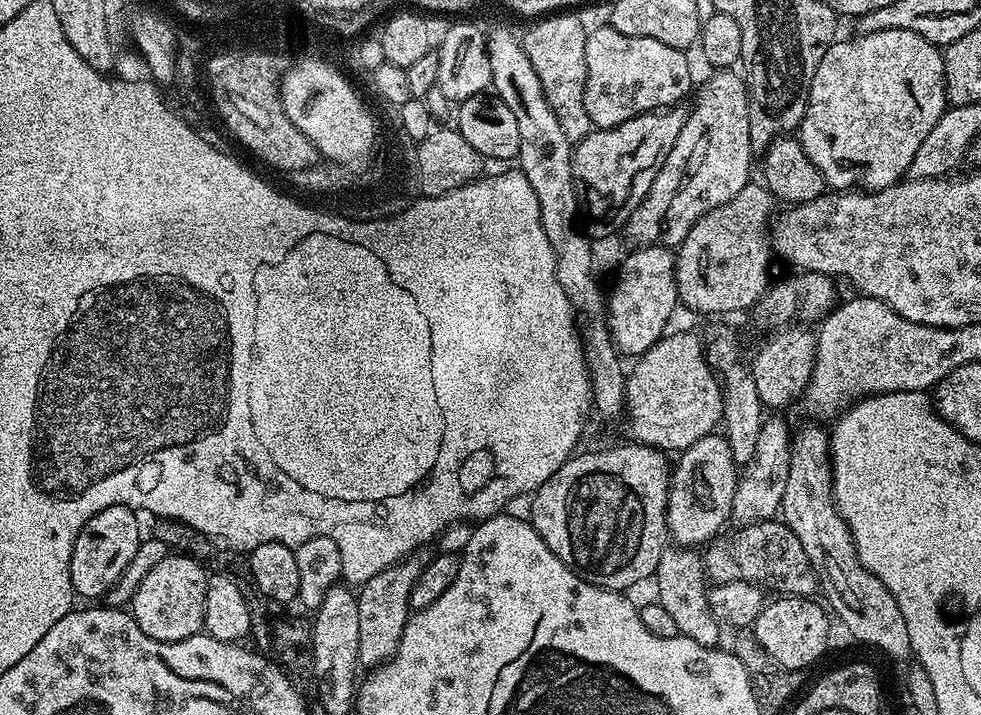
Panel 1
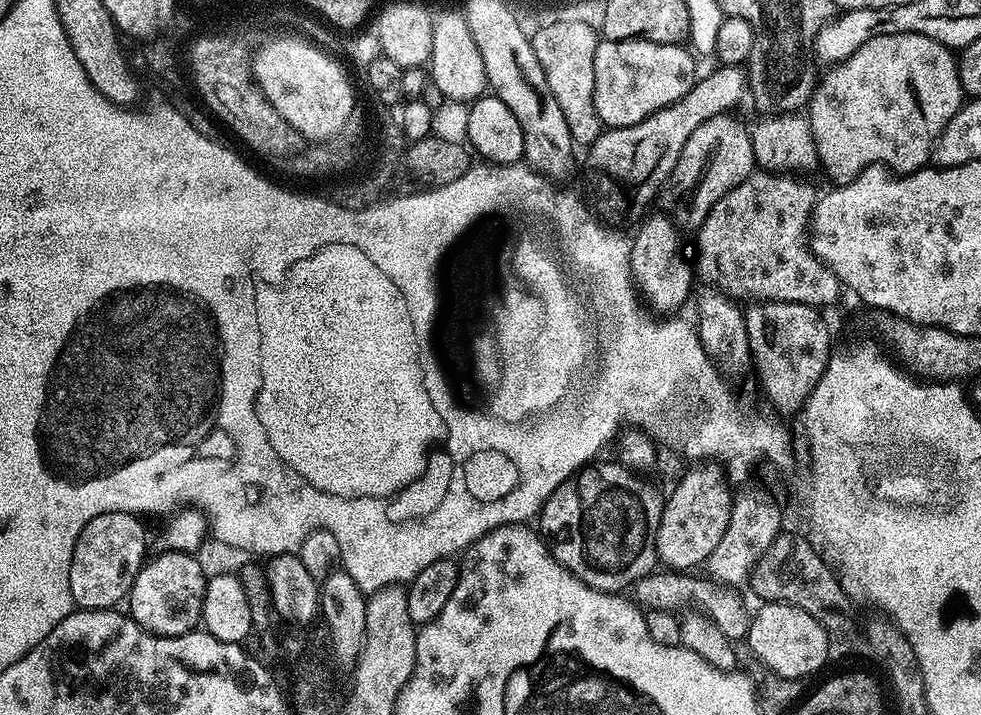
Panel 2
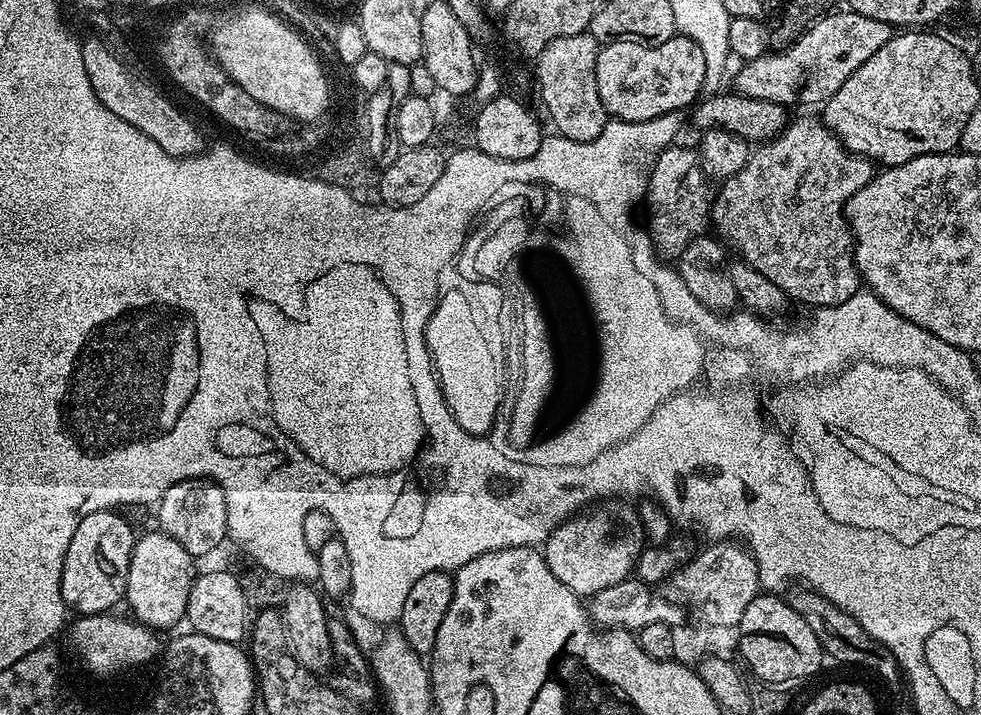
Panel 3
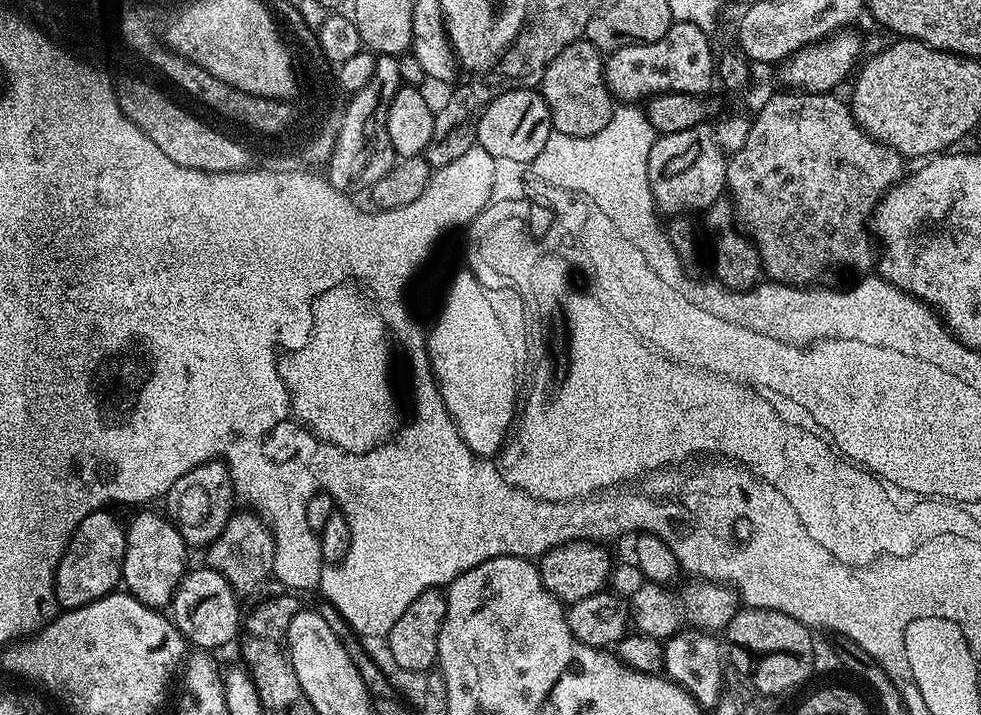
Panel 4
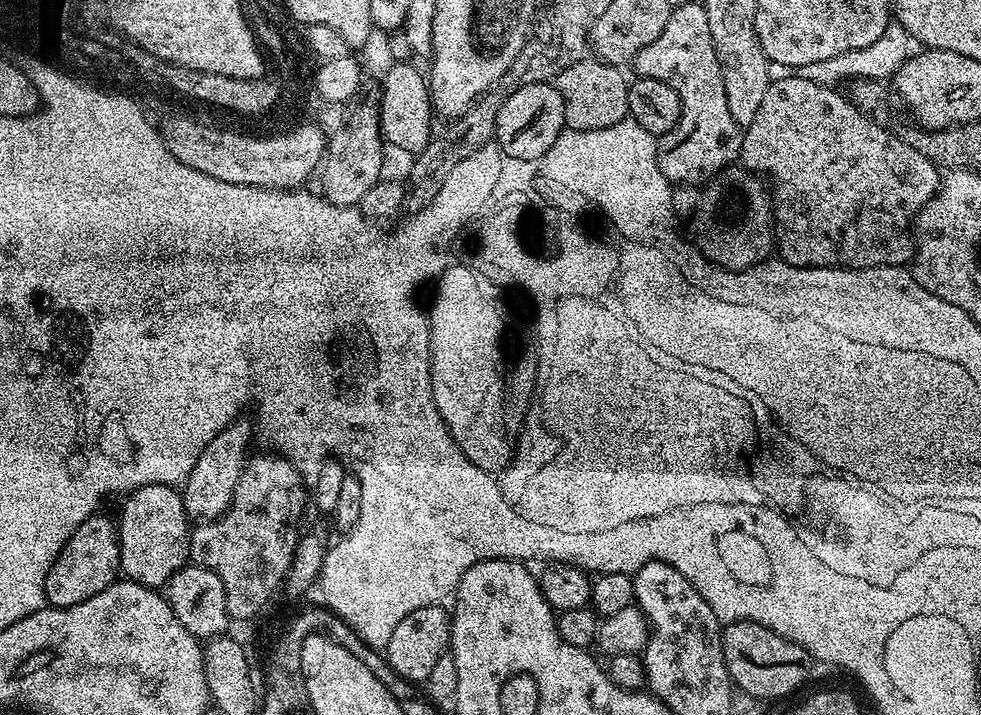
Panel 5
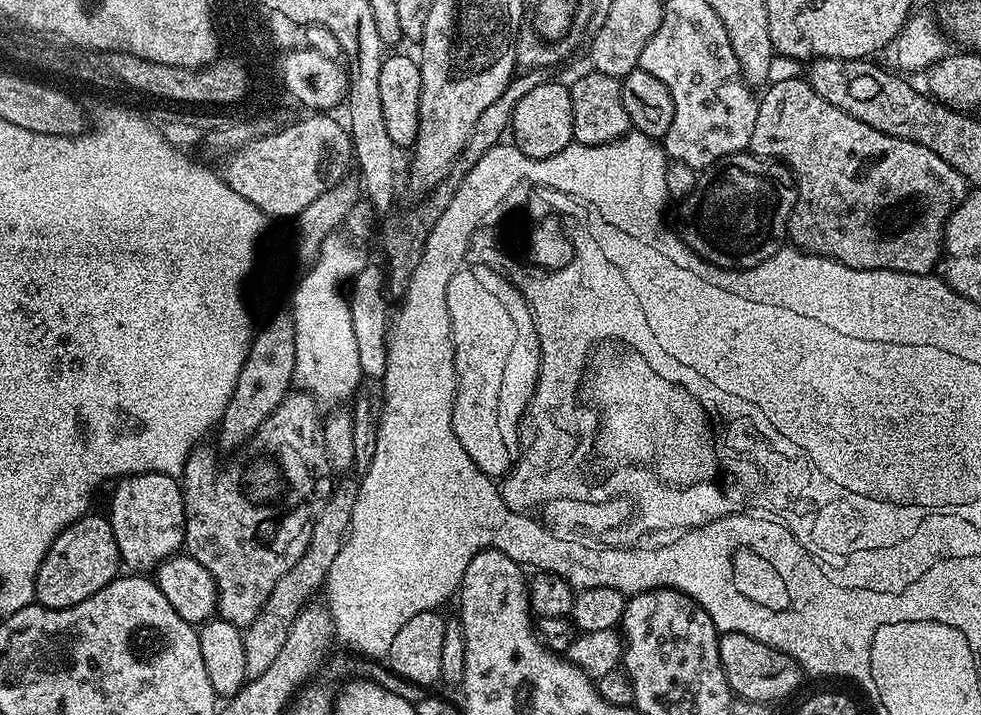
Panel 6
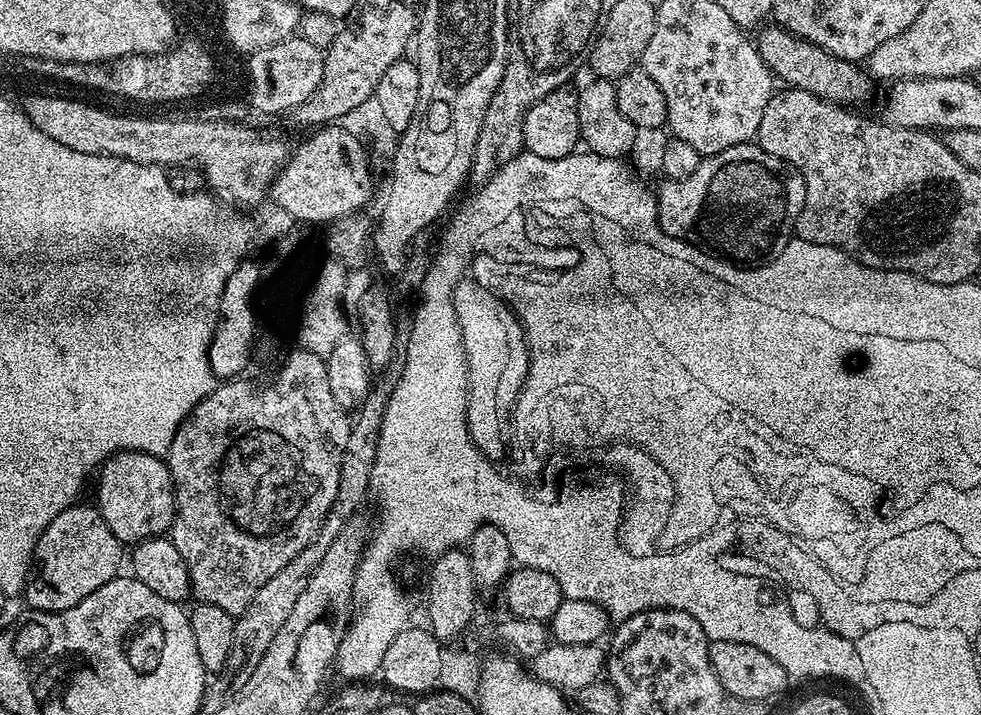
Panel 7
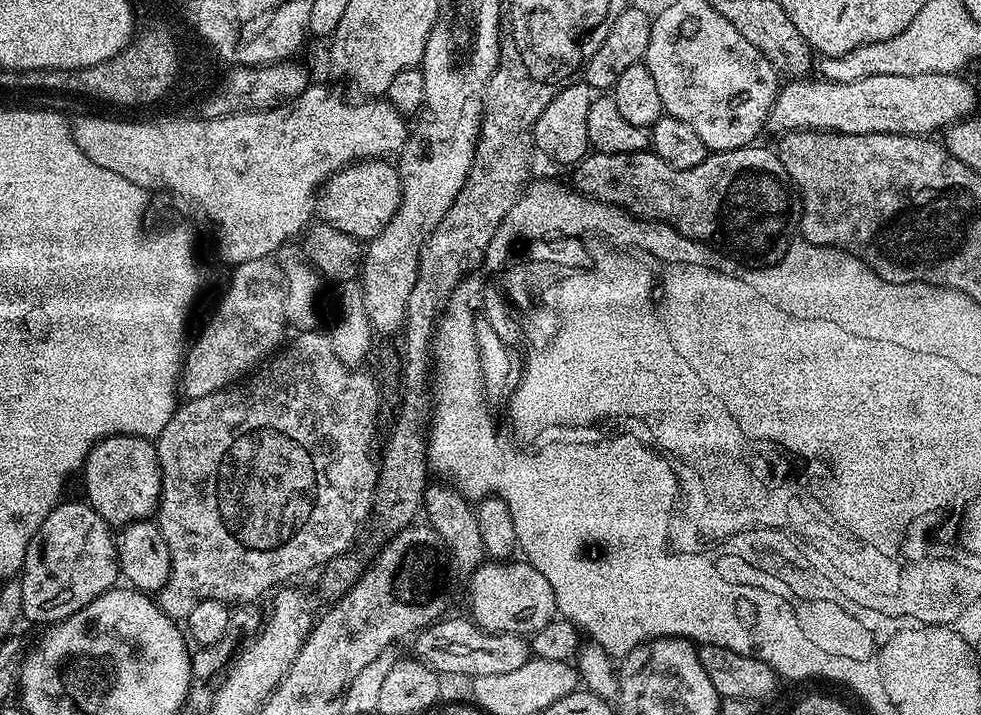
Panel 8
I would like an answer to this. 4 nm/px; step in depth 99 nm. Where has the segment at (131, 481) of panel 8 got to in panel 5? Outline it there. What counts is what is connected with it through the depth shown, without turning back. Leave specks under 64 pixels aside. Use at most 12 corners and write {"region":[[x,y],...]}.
{"region":[[171,483],[127,493],[120,571],[163,589],[190,560],[184,498]]}

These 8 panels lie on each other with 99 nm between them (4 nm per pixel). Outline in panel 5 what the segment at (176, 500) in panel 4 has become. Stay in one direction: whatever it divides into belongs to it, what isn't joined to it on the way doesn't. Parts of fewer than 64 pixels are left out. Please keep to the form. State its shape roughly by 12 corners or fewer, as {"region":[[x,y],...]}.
{"region":[[237,418],[183,481],[189,521],[217,520],[244,473],[254,424]]}

